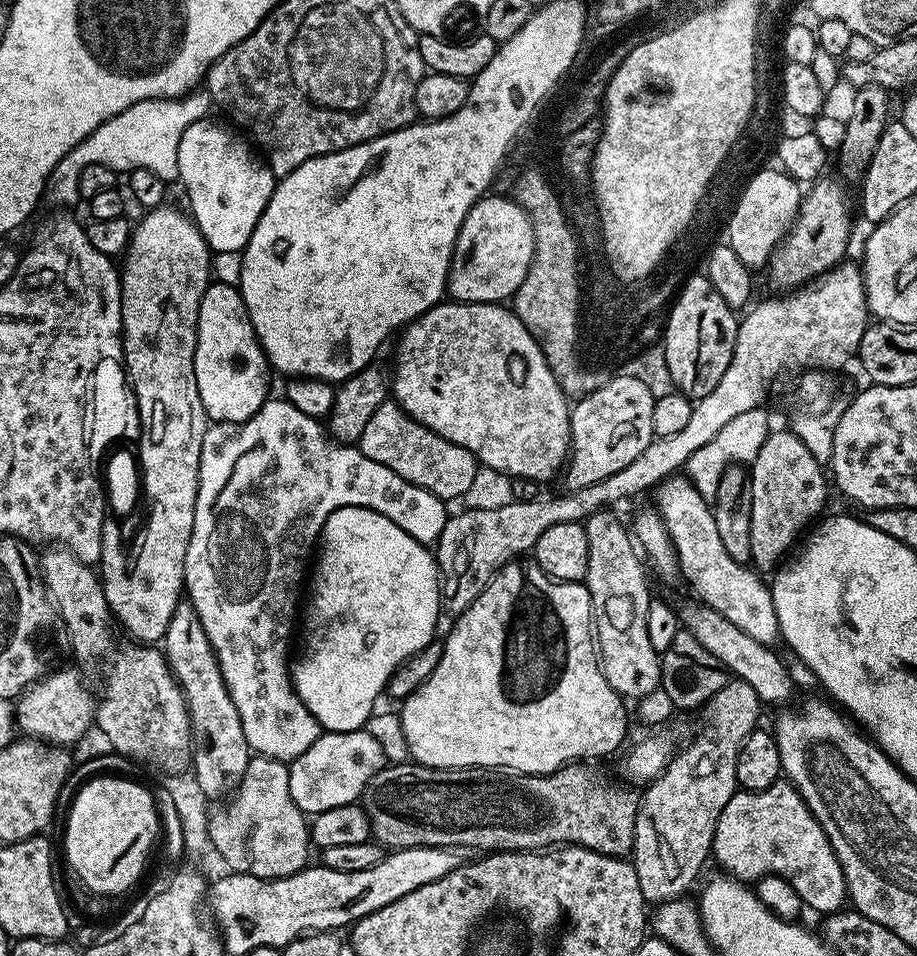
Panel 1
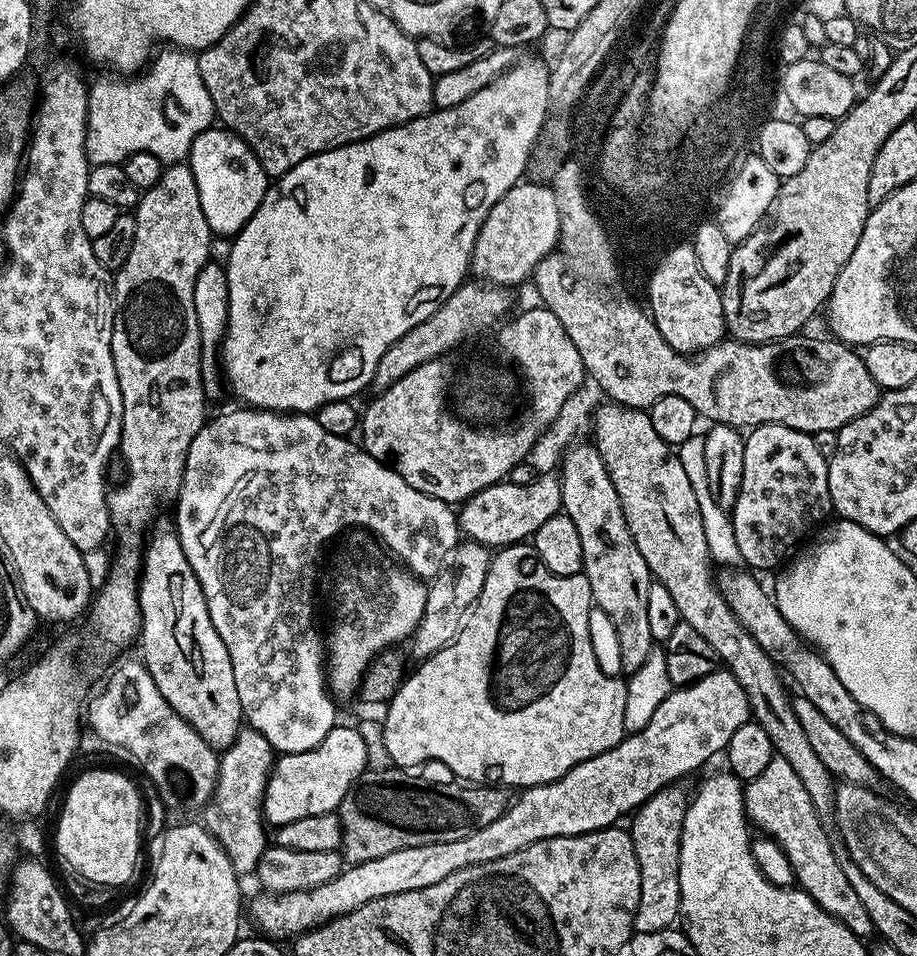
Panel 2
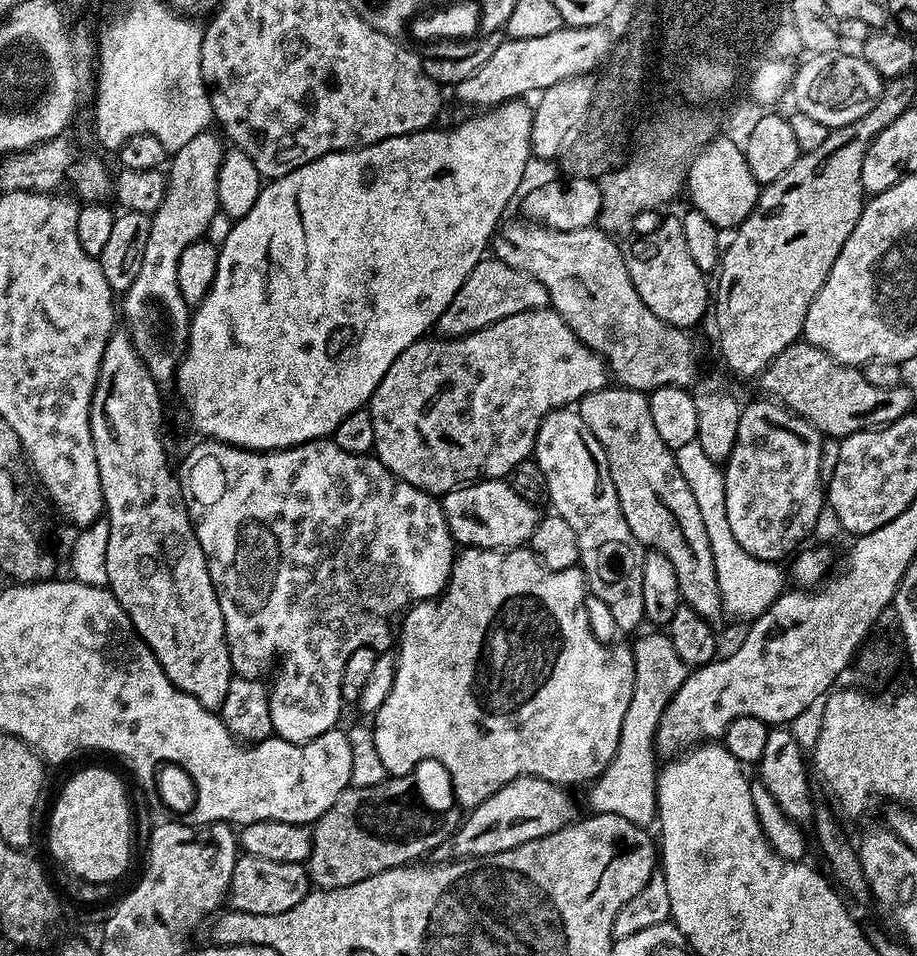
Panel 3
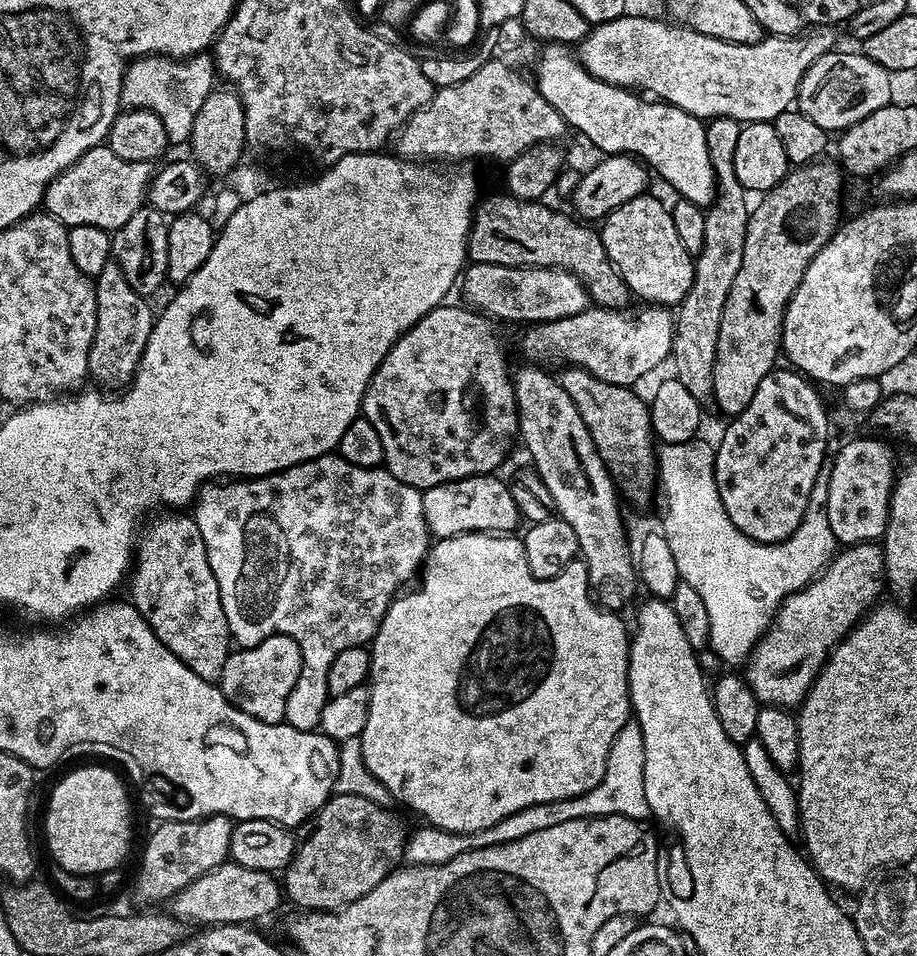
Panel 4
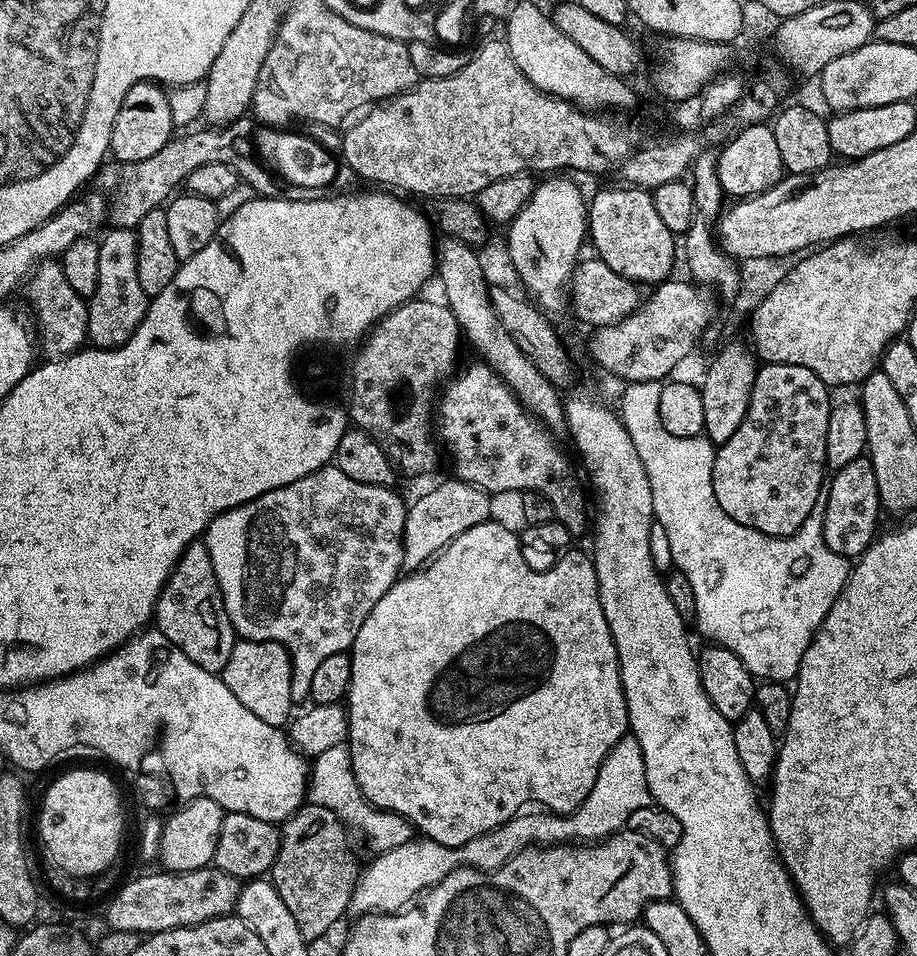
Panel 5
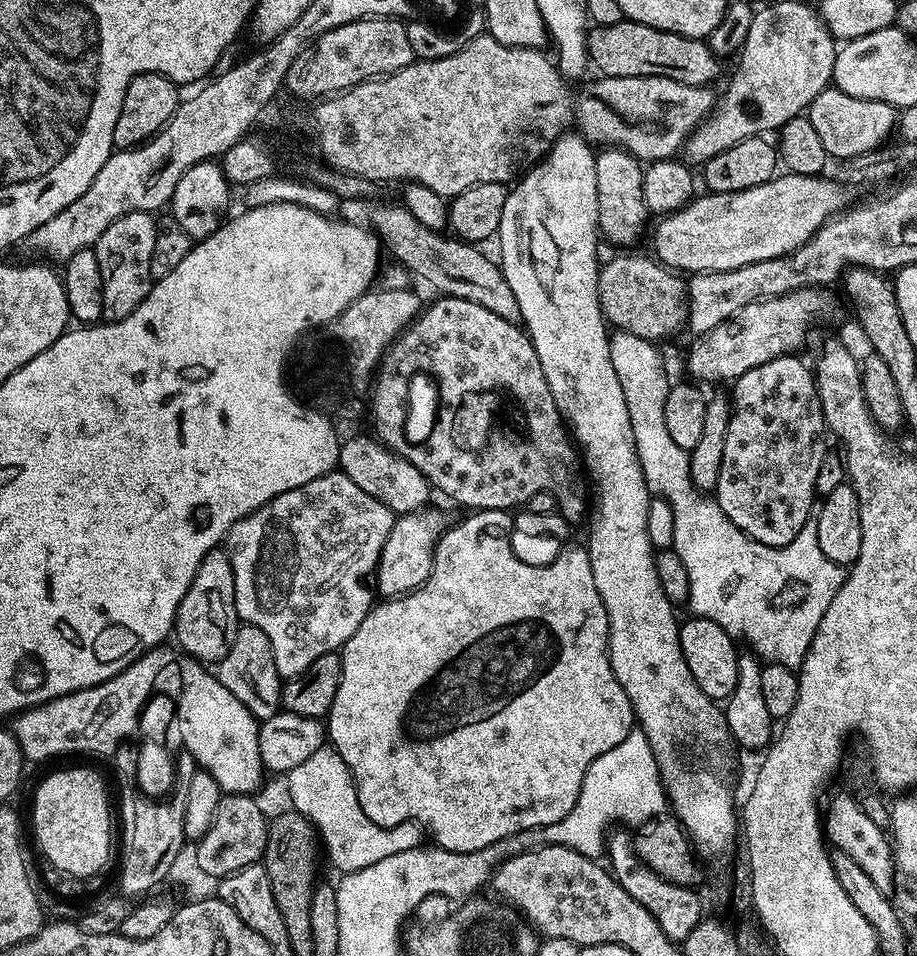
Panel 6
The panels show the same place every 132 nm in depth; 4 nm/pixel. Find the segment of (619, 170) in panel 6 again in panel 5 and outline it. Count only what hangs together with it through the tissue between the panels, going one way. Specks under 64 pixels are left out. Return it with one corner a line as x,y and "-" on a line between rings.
619,186
620,188
604,188
601,192
596,192
590,196
590,203
588,204
588,236
590,237
590,244
596,247
595,255
602,261
606,262
606,266
610,266
610,270
614,270
614,274
618,274
627,280
636,281
637,285
655,286
661,284
663,280
669,279
673,275
672,267
675,266
676,260
678,264
678,240
677,237
670,230
666,230
666,226
662,223
662,217
658,215
658,210
654,210
654,198
651,191
646,188
633,188
631,186

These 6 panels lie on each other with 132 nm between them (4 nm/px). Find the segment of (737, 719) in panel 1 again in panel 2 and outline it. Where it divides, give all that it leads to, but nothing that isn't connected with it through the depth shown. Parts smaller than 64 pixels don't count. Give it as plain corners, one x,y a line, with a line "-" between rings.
669,786
661,790
660,792
655,792
653,796
649,798
645,804
640,805
639,808
633,813
632,824
629,825
629,832
631,834
631,840
634,842
634,850
635,857
638,858
638,866
639,866
639,882
640,882
640,890
639,890
639,908
635,914
635,922
633,924
633,929
636,932
640,933
656,933
662,931
662,929
666,929
671,927
678,919
680,913
680,900
681,900
681,887
678,884
678,858
680,857
681,852
681,830
682,830
682,822
684,821
684,815
686,814
686,810
688,809
688,801
689,797
687,795
684,796
684,792
680,789
680,786

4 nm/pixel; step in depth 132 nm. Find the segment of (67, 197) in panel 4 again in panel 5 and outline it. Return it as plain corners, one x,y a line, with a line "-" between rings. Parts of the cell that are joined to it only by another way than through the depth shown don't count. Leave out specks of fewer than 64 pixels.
245,116
222,128
201,128
202,130
196,132
189,131
188,133
179,135
182,136
180,138
179,136
173,137
166,146
154,154
153,158
146,158
143,162
103,165
100,171
97,172
94,182
102,188
100,190
106,193
110,199
108,216
112,220
111,223
115,227
135,229
150,210
161,207
178,190
176,188
179,185
181,187
187,181
189,174
207,163
221,163
231,166
235,170
237,177
243,183
248,184
254,190
257,197
263,199
316,201
328,194
325,188
310,188
294,185
288,180
285,180
285,178
281,178
276,172
269,170
255,155
253,149
254,124
252,126
251,123
253,124
253,121

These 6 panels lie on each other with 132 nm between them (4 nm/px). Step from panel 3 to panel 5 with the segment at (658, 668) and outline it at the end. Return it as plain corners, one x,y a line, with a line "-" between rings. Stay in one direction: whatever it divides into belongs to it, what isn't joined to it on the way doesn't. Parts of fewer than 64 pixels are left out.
625,734
602,762
602,766
598,770
598,778
594,782
594,790
590,790
590,794
582,802
582,806
578,806
573,812
553,814
547,810
528,810
536,812
525,811
523,814
517,814
502,826
484,832
478,838
457,848
442,846
427,838
413,838
410,842
397,846
395,850
386,850
373,855
368,868
366,864
356,882
356,889
350,905
351,911
353,913
356,911
356,914
395,914
409,902
415,901
418,894
434,887
438,882
442,882
442,878
446,878
446,874
450,874
455,868
483,868
487,870
502,866
511,856
517,856
523,848
569,842
599,842
604,837
613,836
616,832
621,831
627,825
624,823
635,812
642,811
647,804
651,805
652,803
652,795
646,786
646,762
642,762
642,746
638,746
635,736

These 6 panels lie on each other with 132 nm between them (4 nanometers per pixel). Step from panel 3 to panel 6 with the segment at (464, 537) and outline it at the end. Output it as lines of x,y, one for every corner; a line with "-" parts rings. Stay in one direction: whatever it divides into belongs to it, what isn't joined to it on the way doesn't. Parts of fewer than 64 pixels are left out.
425,506
416,512
397,515
393,519
392,529
386,538
386,546
382,546
382,554
374,573
374,588
379,595
381,592
381,597
406,596
426,582
432,569
436,544
440,541
440,535
450,527
450,520
432,507

